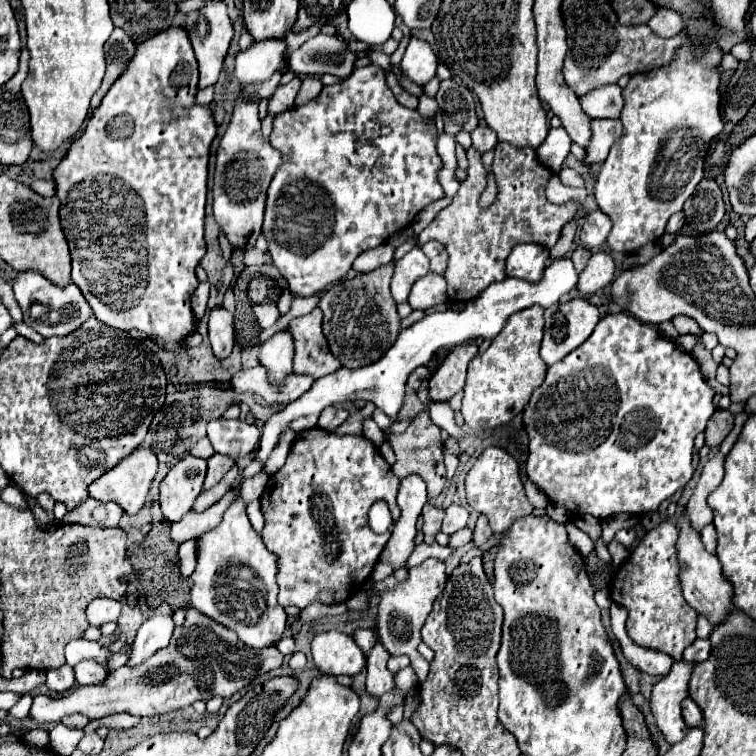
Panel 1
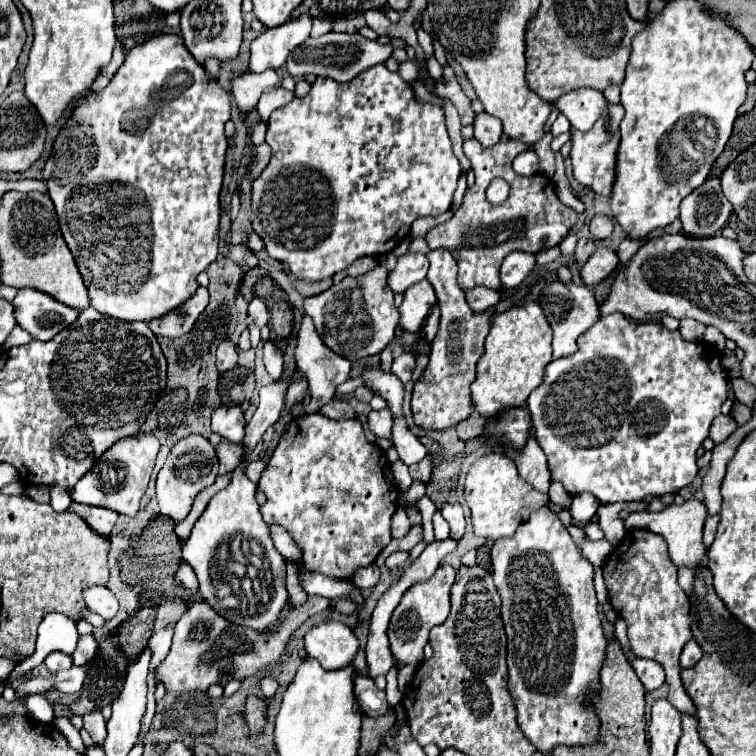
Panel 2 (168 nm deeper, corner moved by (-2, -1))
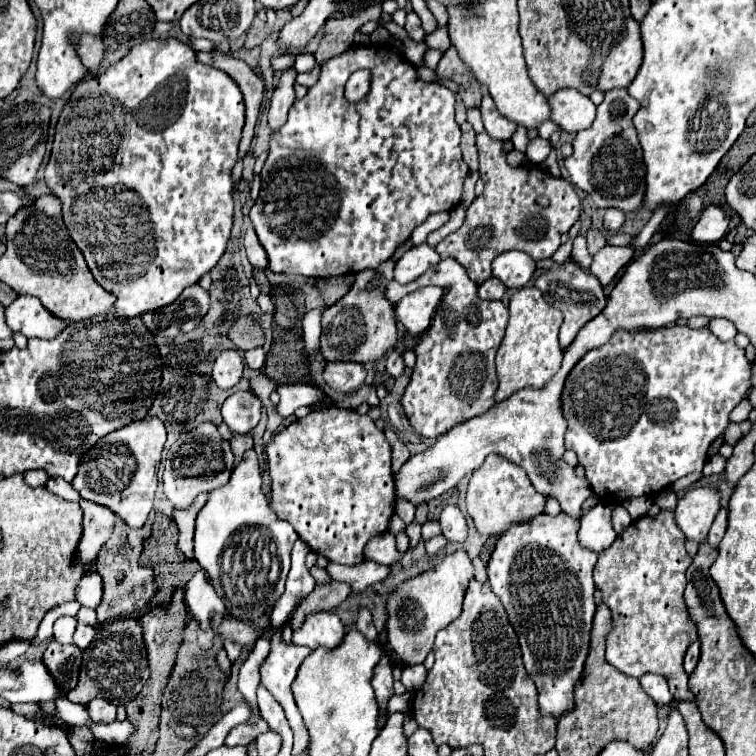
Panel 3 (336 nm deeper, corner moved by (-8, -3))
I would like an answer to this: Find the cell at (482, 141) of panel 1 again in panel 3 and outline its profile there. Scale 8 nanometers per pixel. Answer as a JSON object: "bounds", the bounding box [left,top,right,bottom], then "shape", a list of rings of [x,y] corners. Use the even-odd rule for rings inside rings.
{"bounds":[481,94,517,140],"shape":[[[489,94],[483,96],[481,114],[483,114],[487,134],[497,138],[497,140],[509,140],[513,136],[513,132],[517,130],[517,124],[513,120],[505,118],[505,116],[501,116],[497,112],[497,106],[495,106],[495,102],[493,102],[493,98]]]}

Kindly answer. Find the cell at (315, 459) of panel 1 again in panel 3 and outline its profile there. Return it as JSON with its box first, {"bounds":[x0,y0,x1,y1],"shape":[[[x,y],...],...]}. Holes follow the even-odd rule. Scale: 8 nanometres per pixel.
{"bounds":[265,408,395,564],"shape":[[[347,408],[313,410],[305,418],[291,422],[265,448],[273,482],[269,506],[281,520],[287,520],[299,538],[317,554],[337,564],[361,564],[363,548],[373,536],[387,532],[395,508],[391,446],[369,416]]]}

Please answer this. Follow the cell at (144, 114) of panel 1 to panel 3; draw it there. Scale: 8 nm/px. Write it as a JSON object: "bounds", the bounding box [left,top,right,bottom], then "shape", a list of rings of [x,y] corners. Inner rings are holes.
{"bounds":[45,38,245,316],"shape":[[[175,38],[147,40],[141,44],[135,44],[127,56],[123,56],[117,64],[109,66],[103,74],[85,78],[73,88],[71,98],[67,100],[57,122],[51,158],[45,168],[45,184],[63,202],[65,226],[73,242],[83,252],[95,280],[107,292],[113,292],[117,296],[115,308],[125,316],[141,316],[143,312],[157,310],[161,306],[175,302],[185,288],[197,284],[199,278],[207,274],[223,256],[227,240],[231,236],[231,226],[233,226],[231,168],[237,162],[237,146],[241,140],[243,124],[245,124],[245,102],[235,80],[223,70],[205,66],[203,62],[199,62],[193,48]]]}

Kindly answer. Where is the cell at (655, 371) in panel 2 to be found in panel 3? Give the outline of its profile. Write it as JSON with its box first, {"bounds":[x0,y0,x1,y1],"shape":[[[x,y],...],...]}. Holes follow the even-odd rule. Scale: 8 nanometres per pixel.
{"bounds":[563,326,751,504],"shape":[[[665,326],[657,330],[619,330],[611,336],[609,344],[603,344],[601,348],[589,350],[575,366],[575,370],[569,374],[569,380],[565,382],[565,392],[563,392],[563,412],[567,418],[567,434],[565,434],[565,444],[569,450],[577,452],[579,464],[585,466],[585,476],[595,492],[595,496],[605,502],[605,504],[621,504],[631,496],[653,496],[659,490],[671,486],[675,480],[691,474],[691,472],[701,472],[707,460],[707,450],[711,442],[727,428],[729,424],[729,412],[745,398],[747,390],[751,388],[751,362],[745,358],[745,350],[735,344],[735,340],[721,342],[717,336],[709,332],[709,328],[693,330],[689,326]]]}

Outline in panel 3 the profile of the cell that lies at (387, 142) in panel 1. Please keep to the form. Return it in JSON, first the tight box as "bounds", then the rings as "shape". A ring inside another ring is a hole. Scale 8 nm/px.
{"bounds":[251,44,469,278],"shape":[[[353,44],[343,54],[333,56],[327,62],[323,62],[321,64],[321,76],[319,76],[317,84],[313,88],[309,88],[305,98],[295,100],[293,108],[289,110],[287,124],[283,124],[279,130],[275,130],[271,134],[269,156],[265,160],[263,172],[261,172],[261,182],[263,182],[261,194],[255,202],[255,206],[251,208],[251,222],[257,230],[261,246],[267,252],[267,260],[269,260],[267,268],[275,274],[301,274],[301,276],[307,276],[307,278],[329,278],[329,276],[357,274],[357,272],[367,270],[367,268],[375,270],[381,262],[391,258],[395,248],[401,242],[405,242],[411,236],[411,232],[415,230],[415,226],[425,222],[427,216],[455,208],[461,200],[461,188],[463,188],[463,180],[465,180],[469,168],[467,168],[467,164],[463,162],[463,156],[461,156],[461,146],[459,146],[461,130],[455,122],[453,106],[455,106],[455,96],[453,96],[451,90],[447,90],[445,86],[435,84],[435,82],[423,82],[417,76],[415,66],[411,66],[411,62],[403,54],[393,52],[389,48],[389,44],[367,44],[367,46]],[[361,68],[371,72],[371,88],[369,88],[369,92],[363,100],[359,100],[357,104],[351,104],[351,102],[345,100],[345,94],[343,94],[345,82],[355,70],[361,70]]]}

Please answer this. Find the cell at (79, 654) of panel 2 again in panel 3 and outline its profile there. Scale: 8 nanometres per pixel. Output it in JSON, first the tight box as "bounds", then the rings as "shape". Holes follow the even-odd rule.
{"bounds":[73,624,95,650],"shape":[[[77,624],[77,630],[75,630],[75,634],[73,634],[73,642],[81,648],[81,650],[85,650],[87,646],[89,646],[89,642],[93,640],[93,636],[95,636],[95,628],[93,626],[89,626],[89,624]]]}

